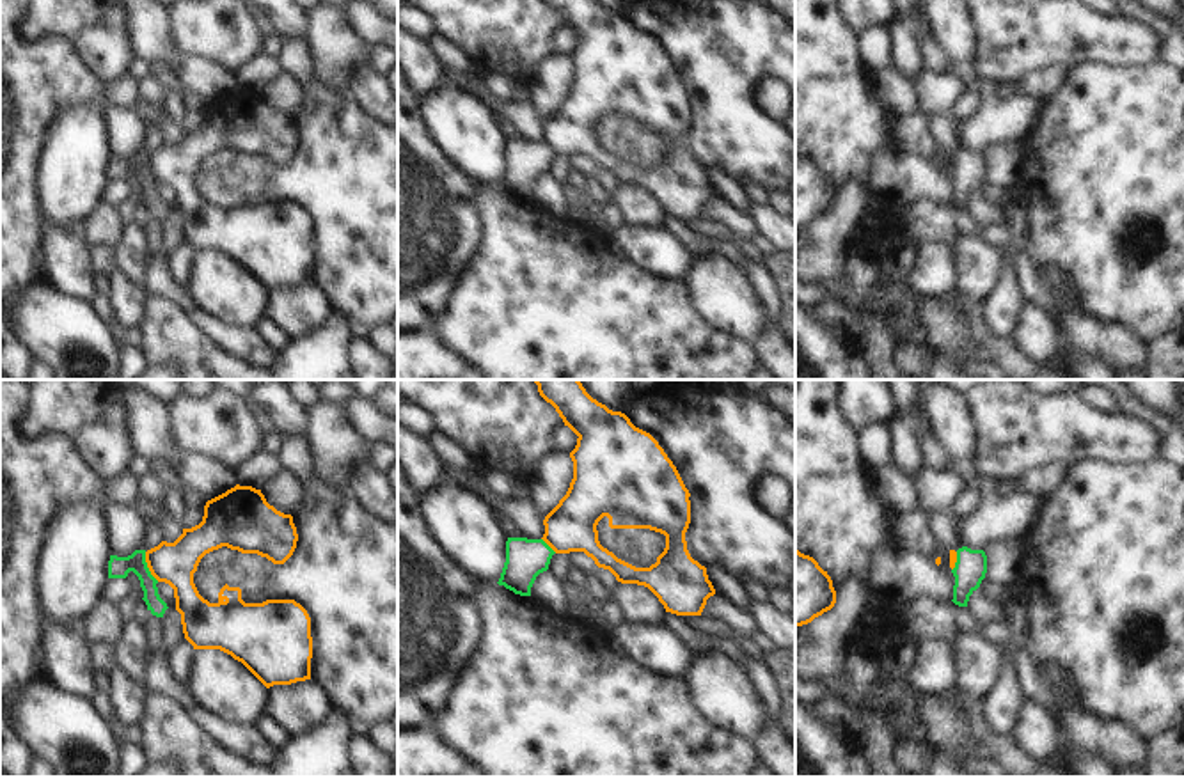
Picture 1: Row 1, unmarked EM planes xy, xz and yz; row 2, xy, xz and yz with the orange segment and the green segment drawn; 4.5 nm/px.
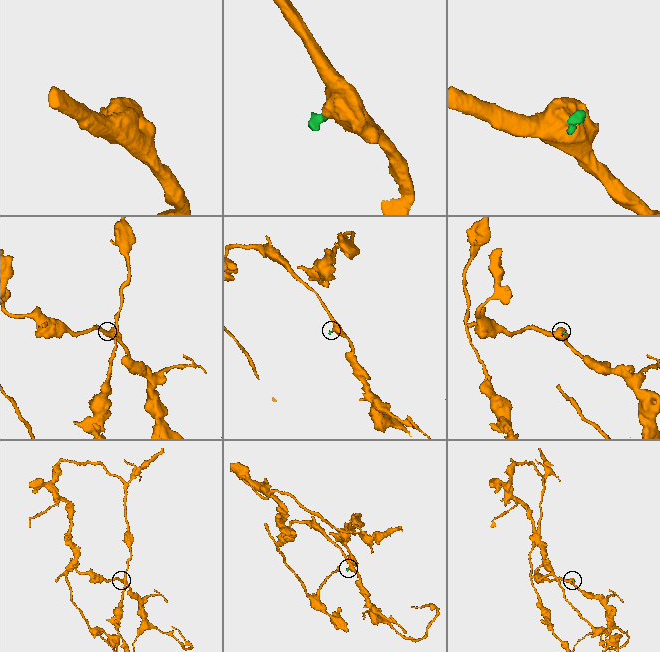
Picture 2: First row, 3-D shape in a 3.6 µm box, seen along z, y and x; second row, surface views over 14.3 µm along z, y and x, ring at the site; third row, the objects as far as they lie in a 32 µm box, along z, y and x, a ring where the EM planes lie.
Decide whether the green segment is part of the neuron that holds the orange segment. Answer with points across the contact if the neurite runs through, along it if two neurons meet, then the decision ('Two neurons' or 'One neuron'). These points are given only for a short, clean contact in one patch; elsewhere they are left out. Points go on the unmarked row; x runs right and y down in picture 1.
Boundary: xy (144, 155), (148, 172), (158, 183). Two neurons

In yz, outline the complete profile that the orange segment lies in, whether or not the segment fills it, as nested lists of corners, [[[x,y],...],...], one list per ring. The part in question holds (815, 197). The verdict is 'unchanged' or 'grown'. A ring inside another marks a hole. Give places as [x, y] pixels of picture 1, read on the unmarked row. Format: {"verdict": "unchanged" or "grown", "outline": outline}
{"verdict": "unchanged", "outline": [[[795,151],[795,229],[811,225],[834,206],[836,193],[827,174]]]}

